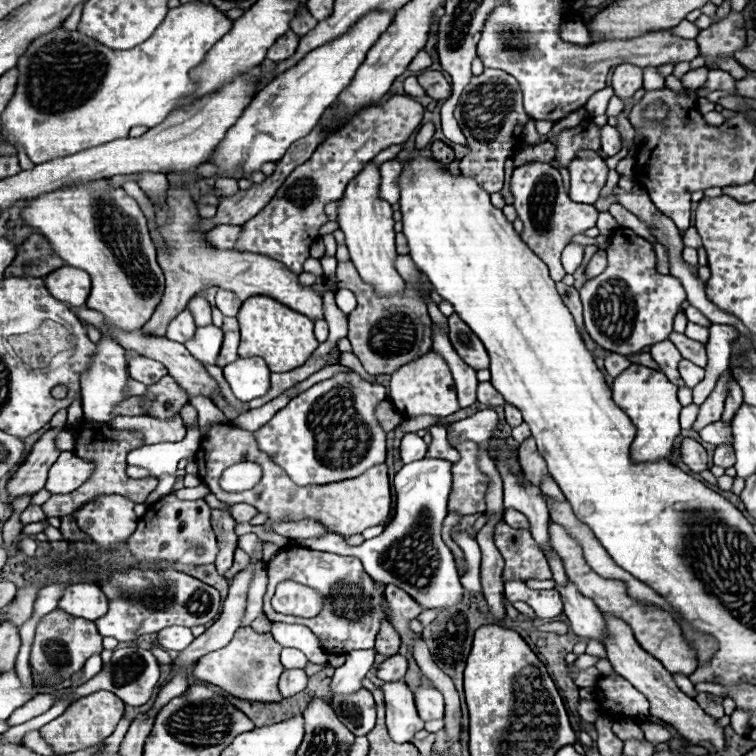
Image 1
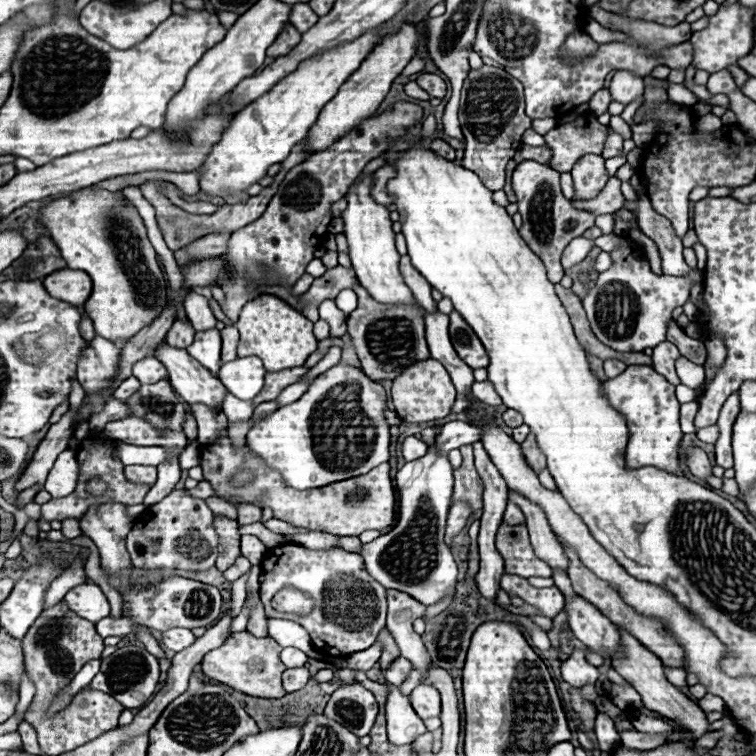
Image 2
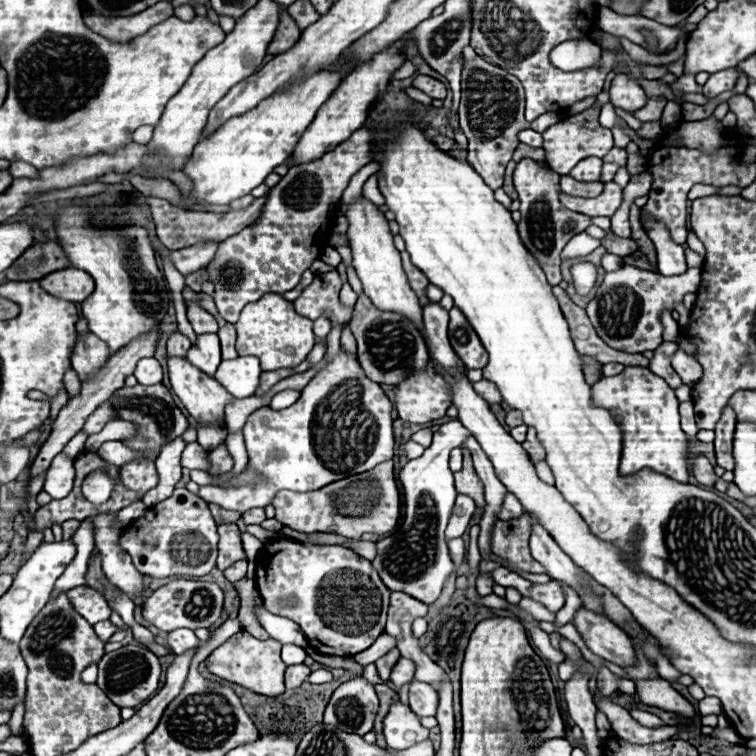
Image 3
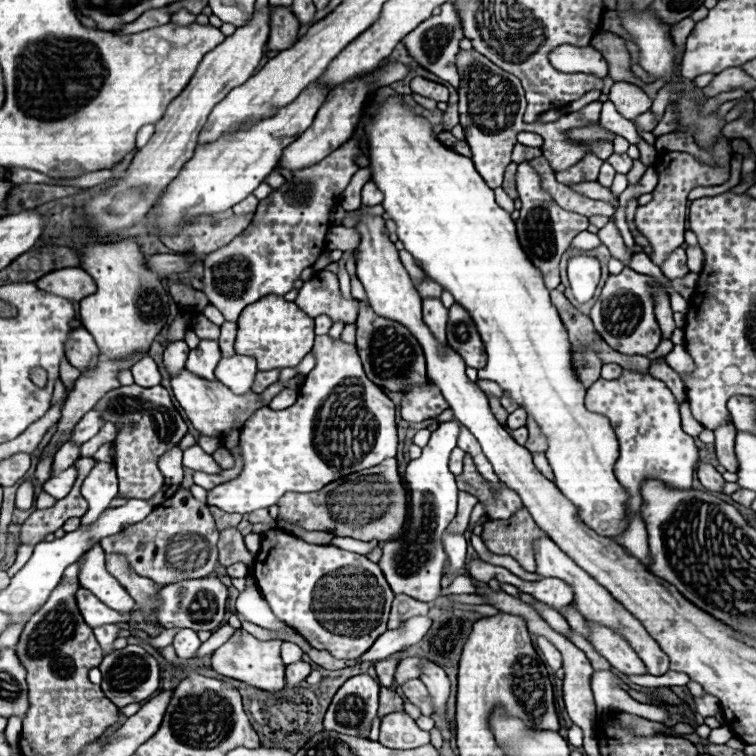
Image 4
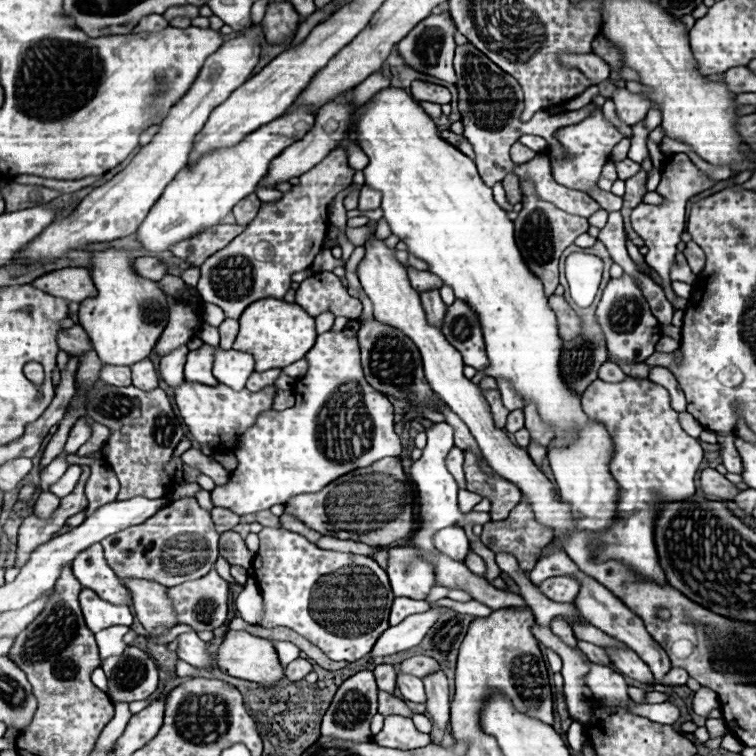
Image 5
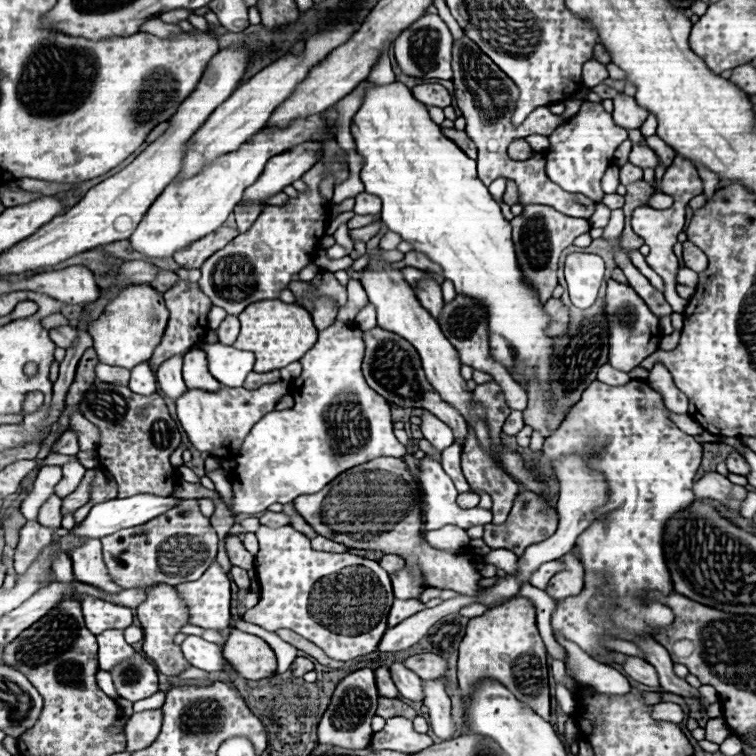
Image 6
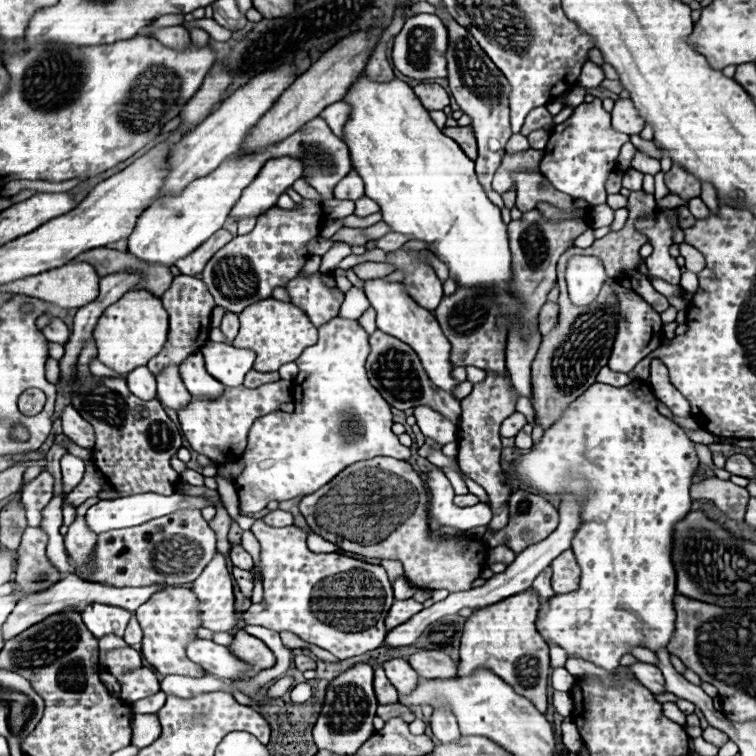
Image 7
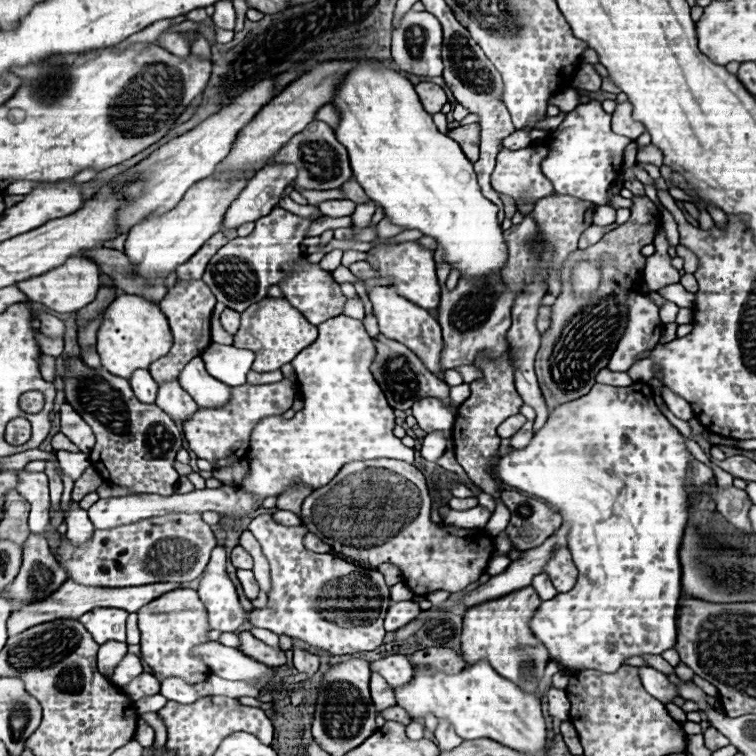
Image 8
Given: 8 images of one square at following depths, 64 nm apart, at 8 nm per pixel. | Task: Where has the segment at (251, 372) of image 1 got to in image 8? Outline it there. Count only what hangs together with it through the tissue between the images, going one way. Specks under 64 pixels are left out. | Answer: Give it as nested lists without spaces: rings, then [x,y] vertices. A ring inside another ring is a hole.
[[[212,342],[210,348],[206,348],[202,354],[202,360],[206,362],[206,370],[216,380],[228,386],[242,386],[246,384],[246,374],[252,368],[254,352]]]

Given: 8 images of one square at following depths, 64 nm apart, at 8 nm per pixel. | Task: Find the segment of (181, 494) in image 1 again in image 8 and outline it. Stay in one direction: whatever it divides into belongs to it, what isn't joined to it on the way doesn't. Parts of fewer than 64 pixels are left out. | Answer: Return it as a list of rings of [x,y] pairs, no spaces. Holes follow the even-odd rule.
[[[340,314],[318,324],[318,332],[320,334],[316,342],[306,346],[292,362],[298,374],[300,398],[304,400],[304,408],[290,420],[284,420],[282,416],[268,416],[266,420],[260,420],[258,428],[254,428],[252,432],[250,452],[254,454],[254,460],[250,462],[250,474],[242,482],[242,488],[246,488],[246,492],[252,492],[262,498],[280,496],[294,482],[294,478],[302,480],[312,488],[320,488],[326,486],[338,474],[338,470],[352,460],[392,458],[414,464],[414,450],[406,448],[400,438],[394,436],[394,410],[386,402],[382,388],[376,384],[370,372],[376,348],[362,320],[354,320]]]

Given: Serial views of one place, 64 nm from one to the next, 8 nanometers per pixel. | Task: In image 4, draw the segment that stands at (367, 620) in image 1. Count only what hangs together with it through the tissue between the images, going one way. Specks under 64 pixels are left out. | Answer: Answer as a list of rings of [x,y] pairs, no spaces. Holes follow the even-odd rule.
[[[280,528],[264,530],[260,538],[262,546],[254,558],[256,584],[274,616],[292,626],[314,648],[328,650],[340,660],[358,660],[374,640],[386,632],[394,592],[376,562],[334,546],[308,544]]]

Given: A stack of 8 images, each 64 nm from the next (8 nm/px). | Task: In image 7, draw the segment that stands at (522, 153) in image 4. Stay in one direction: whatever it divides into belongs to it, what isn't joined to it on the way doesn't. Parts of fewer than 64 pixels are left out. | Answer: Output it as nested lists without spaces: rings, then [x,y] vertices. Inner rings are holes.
[[[522,134],[510,136],[510,140],[508,140],[508,152],[510,154],[522,152],[522,150],[528,150],[528,148],[530,148],[530,144],[528,144],[528,138],[526,136],[522,136]]]

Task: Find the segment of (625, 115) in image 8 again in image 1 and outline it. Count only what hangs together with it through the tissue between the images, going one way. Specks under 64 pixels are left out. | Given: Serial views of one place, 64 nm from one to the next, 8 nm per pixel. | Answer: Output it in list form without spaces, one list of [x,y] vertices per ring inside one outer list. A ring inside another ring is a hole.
[[[620,64],[612,76],[612,88],[618,98],[622,100],[632,98],[634,92],[642,88],[642,70],[630,64]]]

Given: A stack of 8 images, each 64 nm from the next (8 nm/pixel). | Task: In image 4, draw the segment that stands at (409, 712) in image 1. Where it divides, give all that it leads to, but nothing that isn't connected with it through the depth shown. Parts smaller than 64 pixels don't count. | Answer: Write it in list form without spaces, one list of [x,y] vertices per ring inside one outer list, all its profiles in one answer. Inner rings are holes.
[[[392,712],[382,718],[378,742],[394,750],[410,750],[430,744],[430,734],[420,730],[406,712]]]

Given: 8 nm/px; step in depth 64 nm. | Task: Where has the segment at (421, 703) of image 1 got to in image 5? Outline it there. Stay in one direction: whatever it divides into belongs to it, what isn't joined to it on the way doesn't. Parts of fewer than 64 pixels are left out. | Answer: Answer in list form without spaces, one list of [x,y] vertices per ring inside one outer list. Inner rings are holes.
[[[398,670],[396,686],[402,692],[404,700],[410,700],[410,702],[416,702],[416,704],[426,702],[426,694],[424,694],[424,686],[422,686],[420,678],[410,676],[410,674],[400,674],[400,670]]]

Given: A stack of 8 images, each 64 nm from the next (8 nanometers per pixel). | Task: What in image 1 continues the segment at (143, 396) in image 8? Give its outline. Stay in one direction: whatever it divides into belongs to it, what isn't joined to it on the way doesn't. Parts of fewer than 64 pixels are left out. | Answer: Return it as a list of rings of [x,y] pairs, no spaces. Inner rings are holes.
[[[138,356],[138,358],[130,360],[128,362],[128,372],[130,372],[130,376],[134,380],[138,380],[138,382],[142,382],[146,386],[158,382],[162,376],[168,374],[166,368],[160,362],[152,360],[152,358],[144,358],[144,356]]]

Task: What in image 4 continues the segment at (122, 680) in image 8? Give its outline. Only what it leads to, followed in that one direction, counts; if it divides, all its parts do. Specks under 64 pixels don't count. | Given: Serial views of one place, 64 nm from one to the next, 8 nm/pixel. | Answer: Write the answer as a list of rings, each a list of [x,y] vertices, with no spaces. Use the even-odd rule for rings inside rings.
[[[118,626],[94,628],[94,634],[96,634],[98,644],[102,646],[102,652],[104,652],[104,654],[110,654],[110,652],[112,652],[112,644],[114,644],[114,640],[118,638]]]

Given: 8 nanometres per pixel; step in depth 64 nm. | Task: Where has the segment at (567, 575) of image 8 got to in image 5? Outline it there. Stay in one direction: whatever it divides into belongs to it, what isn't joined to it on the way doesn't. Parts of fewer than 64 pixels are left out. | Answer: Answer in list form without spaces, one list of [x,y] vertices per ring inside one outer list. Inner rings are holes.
[[[556,576],[538,588],[554,602],[574,602],[580,590],[580,582],[574,576]]]

